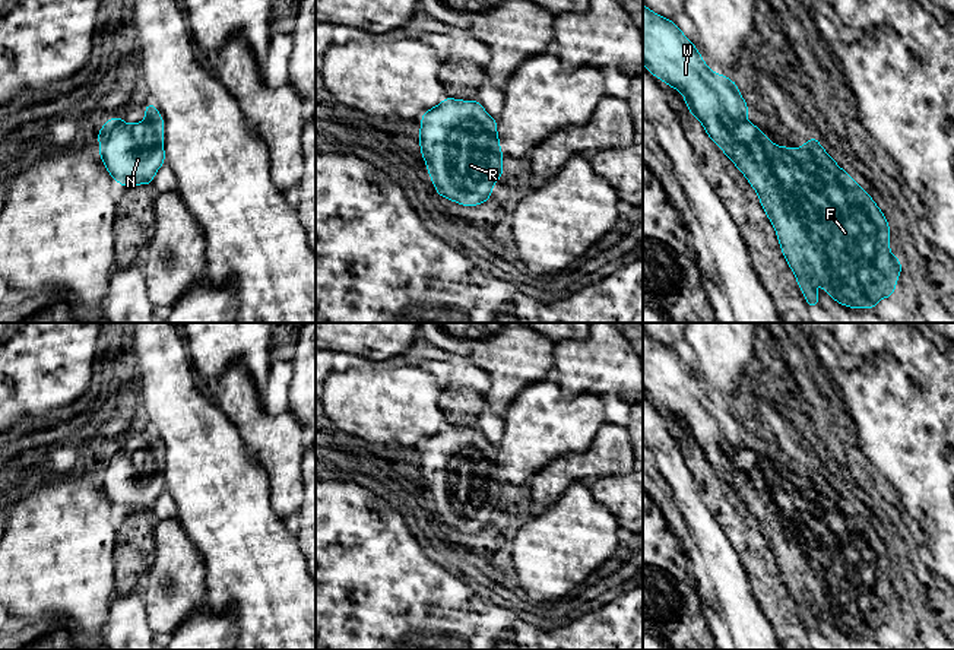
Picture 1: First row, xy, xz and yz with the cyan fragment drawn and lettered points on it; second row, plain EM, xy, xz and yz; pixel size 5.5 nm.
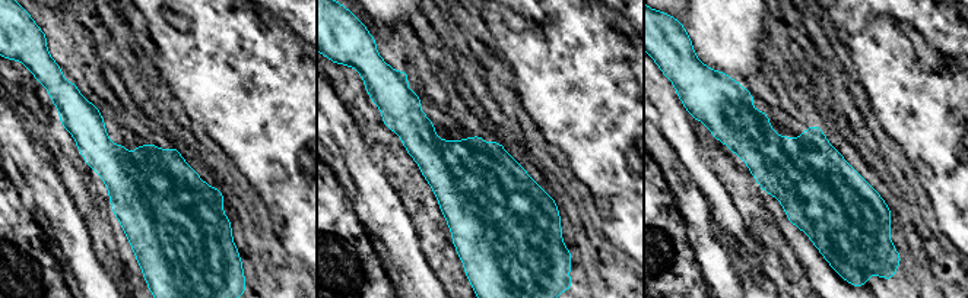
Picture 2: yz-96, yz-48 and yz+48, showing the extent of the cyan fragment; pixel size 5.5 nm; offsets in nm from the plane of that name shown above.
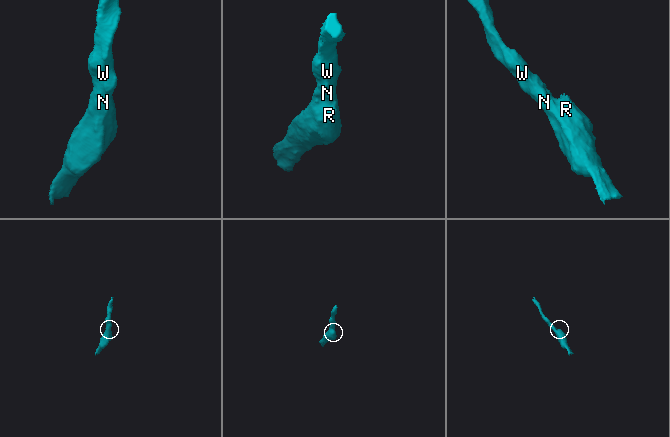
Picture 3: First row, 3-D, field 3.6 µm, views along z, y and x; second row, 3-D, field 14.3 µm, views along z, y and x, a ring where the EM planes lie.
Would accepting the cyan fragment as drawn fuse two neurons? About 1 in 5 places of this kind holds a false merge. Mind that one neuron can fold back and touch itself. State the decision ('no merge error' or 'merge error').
no merge error

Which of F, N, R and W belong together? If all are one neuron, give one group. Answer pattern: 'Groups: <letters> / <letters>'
Groups: F N R W

